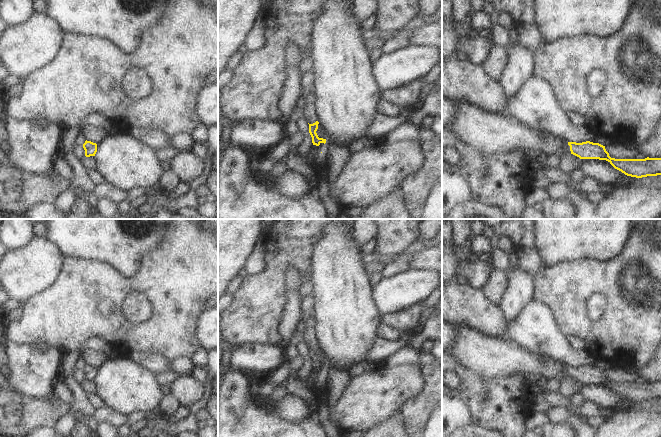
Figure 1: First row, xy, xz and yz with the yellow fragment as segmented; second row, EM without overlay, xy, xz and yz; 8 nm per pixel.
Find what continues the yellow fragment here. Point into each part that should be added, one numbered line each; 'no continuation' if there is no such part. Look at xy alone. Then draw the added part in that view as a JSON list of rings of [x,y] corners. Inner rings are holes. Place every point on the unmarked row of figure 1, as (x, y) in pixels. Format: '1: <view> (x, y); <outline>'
no continuation

